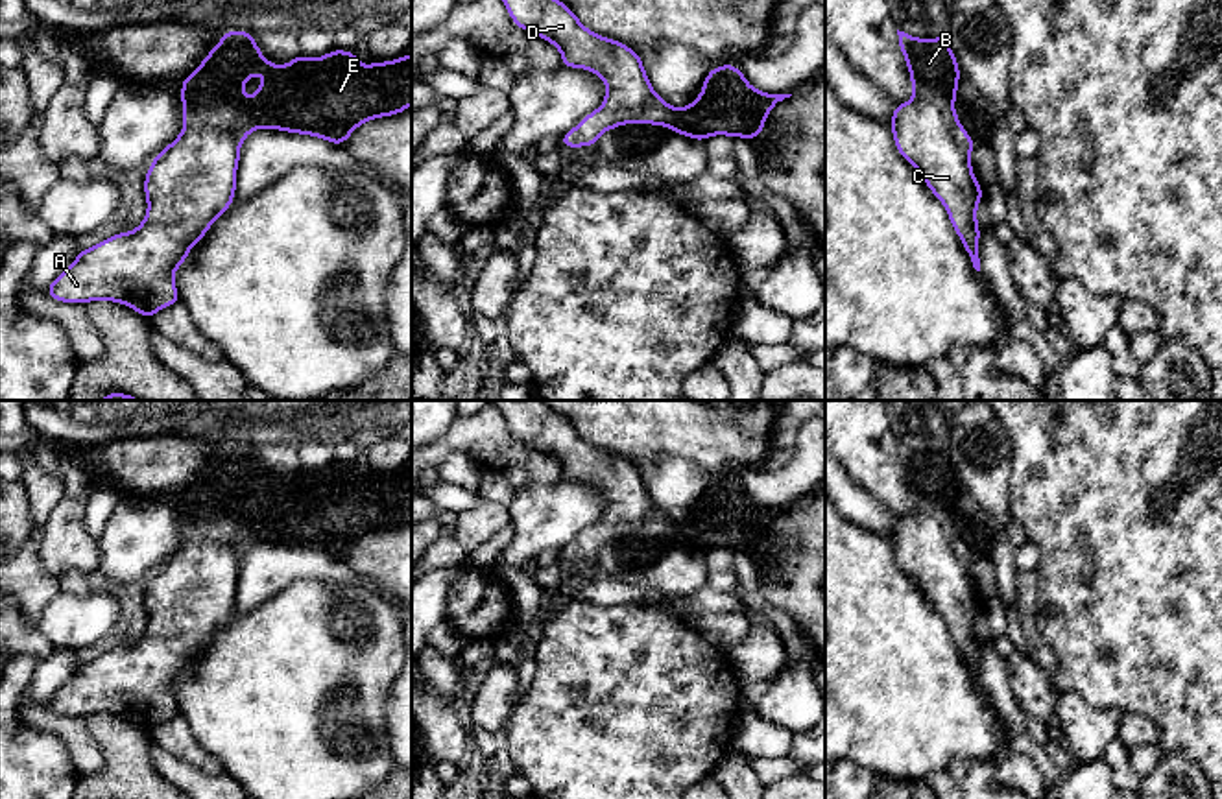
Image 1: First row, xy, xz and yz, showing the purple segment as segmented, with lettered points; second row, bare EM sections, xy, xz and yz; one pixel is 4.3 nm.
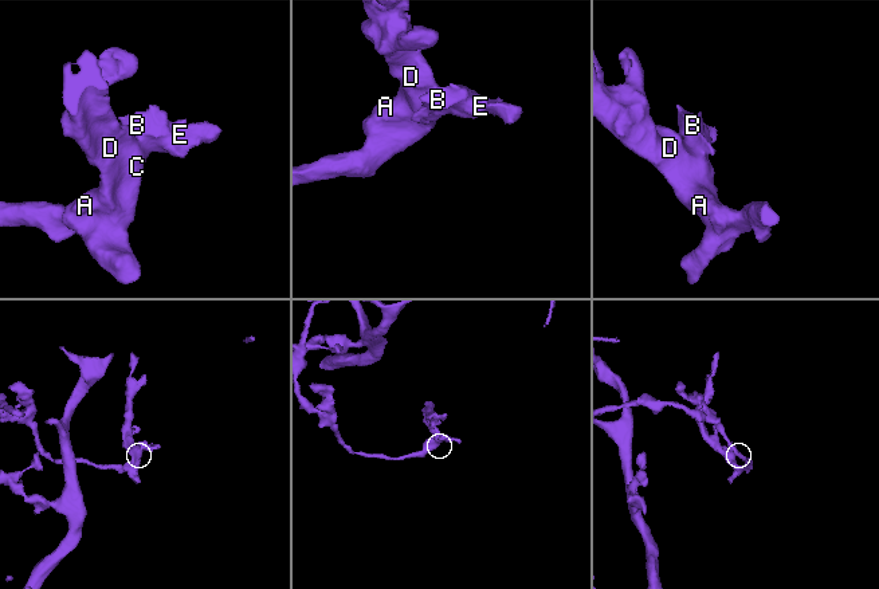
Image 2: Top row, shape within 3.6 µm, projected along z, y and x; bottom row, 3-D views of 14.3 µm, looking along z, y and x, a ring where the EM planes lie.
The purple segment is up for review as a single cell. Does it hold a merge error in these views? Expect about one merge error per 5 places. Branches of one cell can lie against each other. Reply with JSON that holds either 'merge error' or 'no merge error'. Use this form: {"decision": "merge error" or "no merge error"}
{"decision": "no merge error"}

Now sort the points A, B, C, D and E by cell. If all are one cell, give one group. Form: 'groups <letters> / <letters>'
groups A B C D E

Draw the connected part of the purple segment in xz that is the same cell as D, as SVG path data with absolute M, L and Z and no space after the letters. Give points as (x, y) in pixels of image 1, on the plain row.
M491 400L511 434L541 452L550 454L563 469L561 478L570 482L585 482L602 491L607 500L600 522L589 526L574 543L565 546L559 555L569 561L594 559L600 548L622 537L668 539L672 546L681 546L689 552L705 554L713 548L727 548L740 552L757 552L762 546L764 533L772 520L792 507L764 507L753 502L737 478L722 478L713 482L703 495L701 507L687 520L670 520L657 509L644 485L641 469L626 458L589 445L578 430L543 400Z

